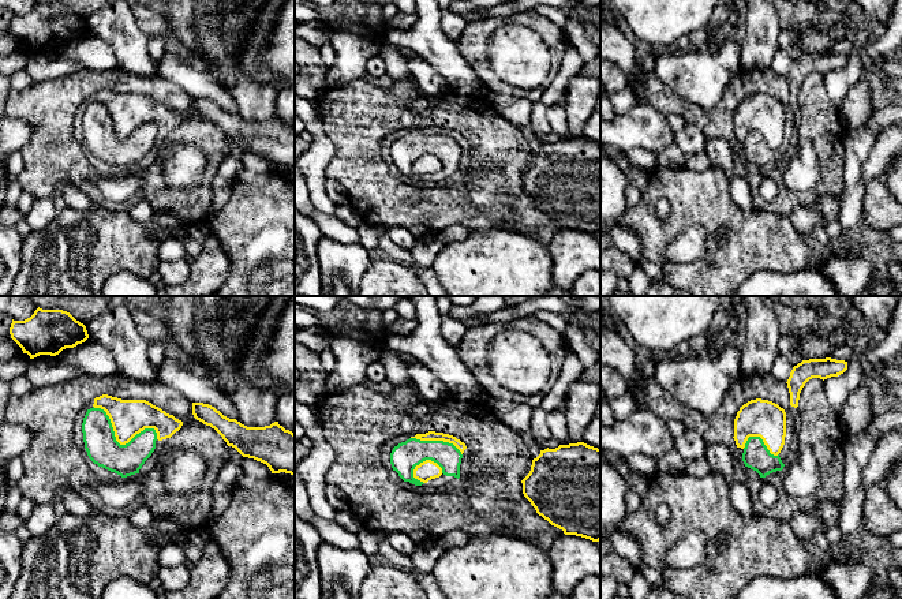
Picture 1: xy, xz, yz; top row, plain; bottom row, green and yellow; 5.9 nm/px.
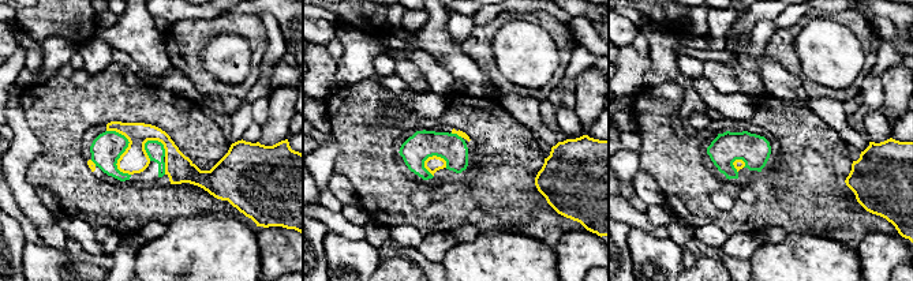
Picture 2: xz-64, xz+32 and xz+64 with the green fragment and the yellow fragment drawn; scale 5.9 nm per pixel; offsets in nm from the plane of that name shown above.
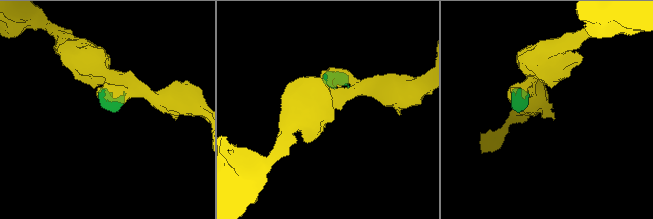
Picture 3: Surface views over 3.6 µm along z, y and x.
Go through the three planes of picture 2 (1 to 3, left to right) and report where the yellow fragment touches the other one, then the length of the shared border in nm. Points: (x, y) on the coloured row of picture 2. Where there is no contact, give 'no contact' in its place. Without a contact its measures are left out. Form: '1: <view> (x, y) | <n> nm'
1: xz-64 (124, 150) | 300 nm
2: xz+32 (423, 164) | 150 nm
3: xz+64 (732, 164) | 90 nm

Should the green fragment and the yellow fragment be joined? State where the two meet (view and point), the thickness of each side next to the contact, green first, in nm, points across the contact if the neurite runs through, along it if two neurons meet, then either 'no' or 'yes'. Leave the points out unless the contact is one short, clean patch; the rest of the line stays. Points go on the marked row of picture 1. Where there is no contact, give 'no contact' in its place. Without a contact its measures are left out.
meets green in xy at (119, 444); 190 nm thick on the green side, 220 nm on the other; no

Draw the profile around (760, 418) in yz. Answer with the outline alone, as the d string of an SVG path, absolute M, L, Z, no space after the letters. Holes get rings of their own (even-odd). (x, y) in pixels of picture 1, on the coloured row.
M751 400L734 419L734 441L744 449L749 437L760 437L771 454L778 456L785 445L786 412L768 400Z

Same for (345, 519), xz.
M351 510L337 512L336 523L349 531L359 531L364 528Z

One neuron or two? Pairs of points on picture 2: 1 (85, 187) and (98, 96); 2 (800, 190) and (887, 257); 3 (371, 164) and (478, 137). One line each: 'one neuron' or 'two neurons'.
1: one neuron
2: two neurons
3: one neuron

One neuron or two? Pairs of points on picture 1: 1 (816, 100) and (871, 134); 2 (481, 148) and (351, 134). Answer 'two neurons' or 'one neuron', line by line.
1: two neurons
2: one neuron

